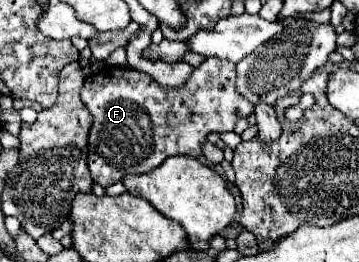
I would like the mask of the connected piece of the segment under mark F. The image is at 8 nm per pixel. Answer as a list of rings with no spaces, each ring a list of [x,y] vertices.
[[[207,57],[199,67],[195,67],[191,79],[179,91],[165,91],[149,75],[139,73],[131,67],[105,65],[99,73],[89,75],[83,83],[81,99],[89,109],[89,113],[93,115],[93,127],[89,131],[87,143],[89,171],[93,181],[99,183],[101,187],[109,187],[127,175],[151,171],[171,155],[199,157],[207,133],[233,131],[239,117],[247,117],[253,113],[253,103],[247,103],[247,99],[243,99],[243,95],[235,91],[235,79],[237,79],[235,65],[231,61],[217,57]]]

